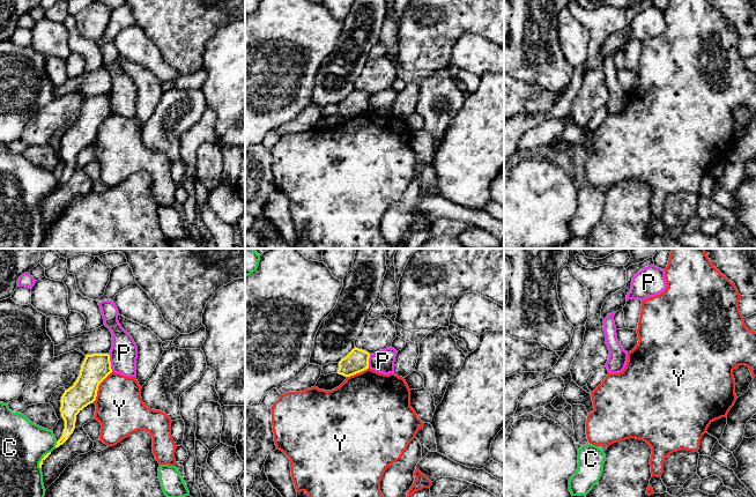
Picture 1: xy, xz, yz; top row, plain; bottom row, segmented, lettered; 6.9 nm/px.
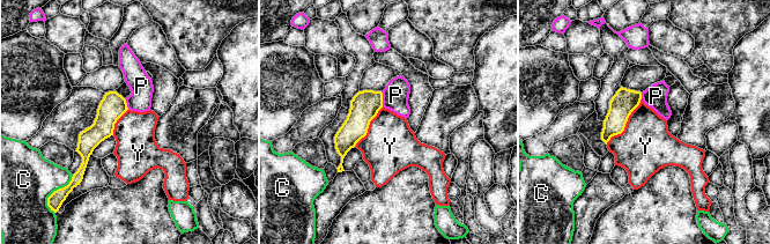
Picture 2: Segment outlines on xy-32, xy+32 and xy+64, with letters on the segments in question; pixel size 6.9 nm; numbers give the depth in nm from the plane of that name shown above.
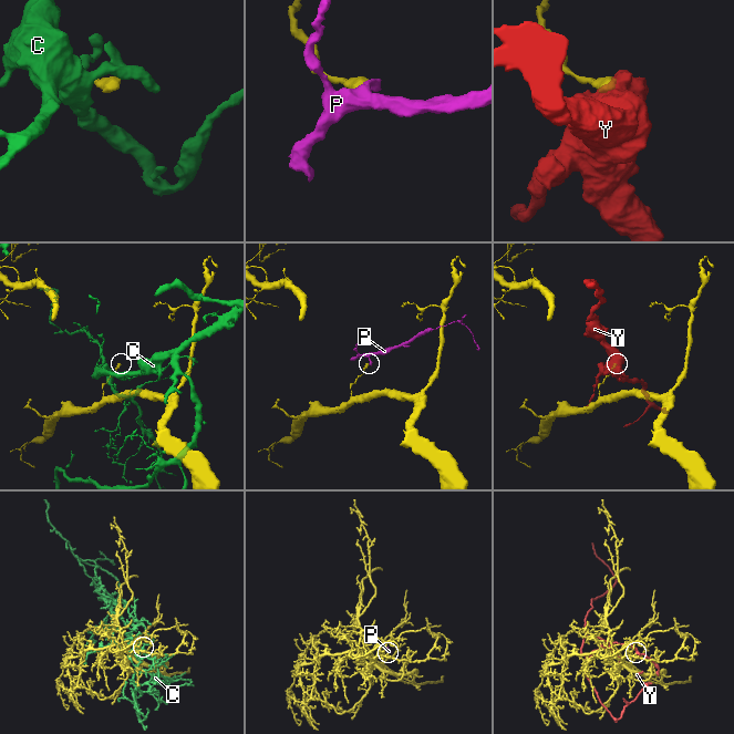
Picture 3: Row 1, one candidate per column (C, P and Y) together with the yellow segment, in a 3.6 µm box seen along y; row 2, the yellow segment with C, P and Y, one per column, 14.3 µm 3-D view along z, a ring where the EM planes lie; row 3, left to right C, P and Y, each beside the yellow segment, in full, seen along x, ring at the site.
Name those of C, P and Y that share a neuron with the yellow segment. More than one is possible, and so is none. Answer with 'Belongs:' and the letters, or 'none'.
Belongs: none

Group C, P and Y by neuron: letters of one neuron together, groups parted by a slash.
C / P / Y

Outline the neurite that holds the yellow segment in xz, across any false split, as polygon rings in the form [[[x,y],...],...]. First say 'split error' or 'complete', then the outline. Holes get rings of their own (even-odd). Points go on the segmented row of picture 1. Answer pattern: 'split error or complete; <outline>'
complete; [[[354,348],[344,358],[339,362],[338,373],[350,377],[369,369],[370,354],[365,350]]]

